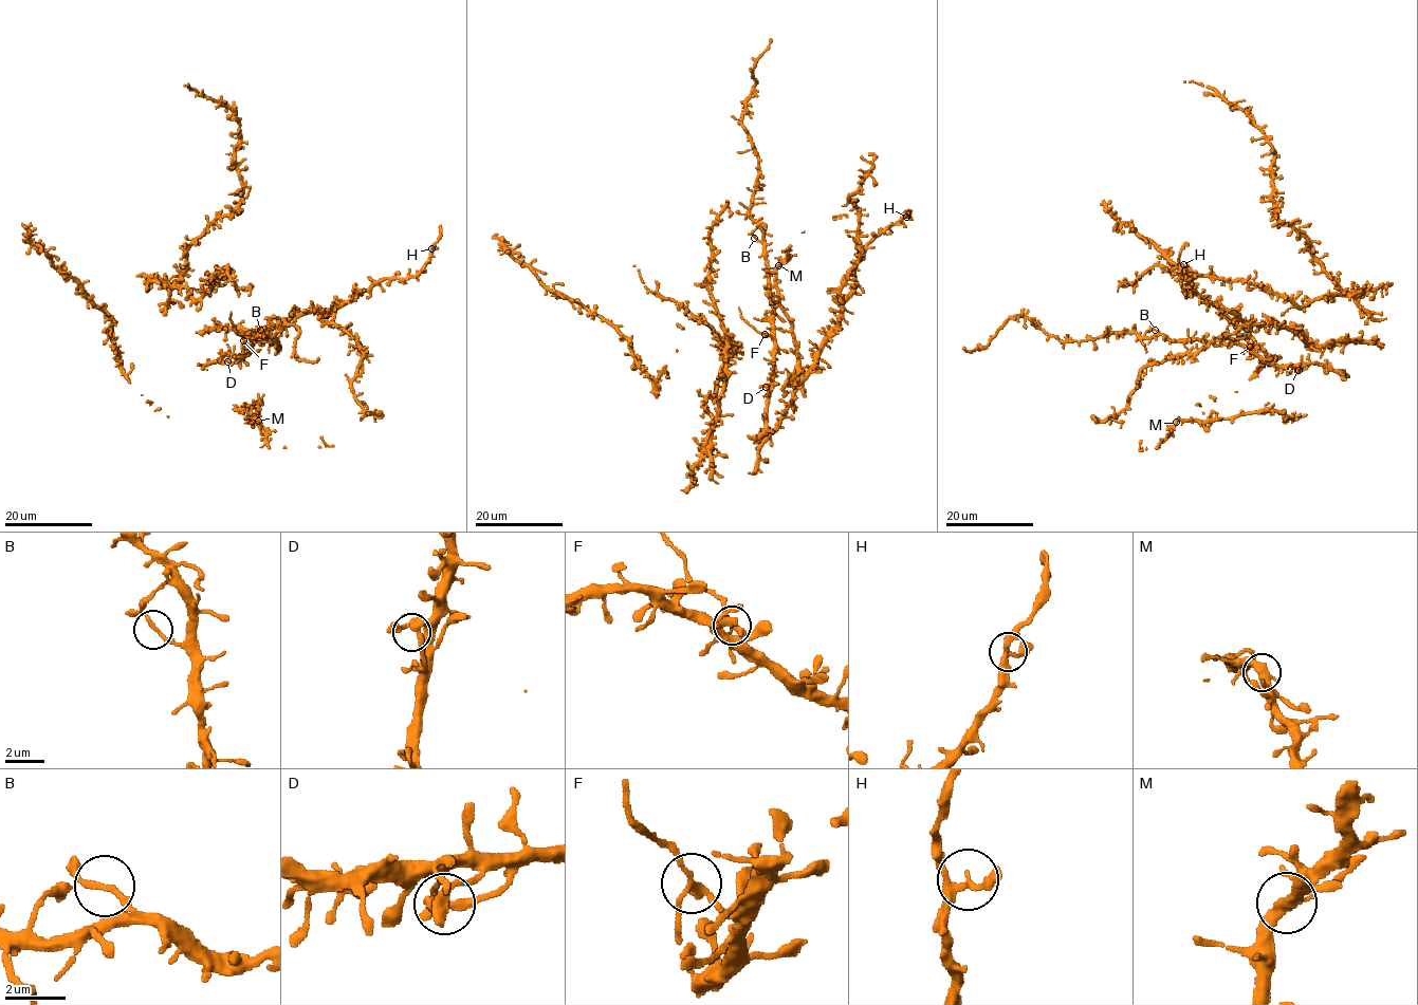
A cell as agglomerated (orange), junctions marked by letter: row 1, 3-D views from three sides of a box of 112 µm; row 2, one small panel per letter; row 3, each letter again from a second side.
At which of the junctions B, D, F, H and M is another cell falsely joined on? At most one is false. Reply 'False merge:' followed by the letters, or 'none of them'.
False merge: F

